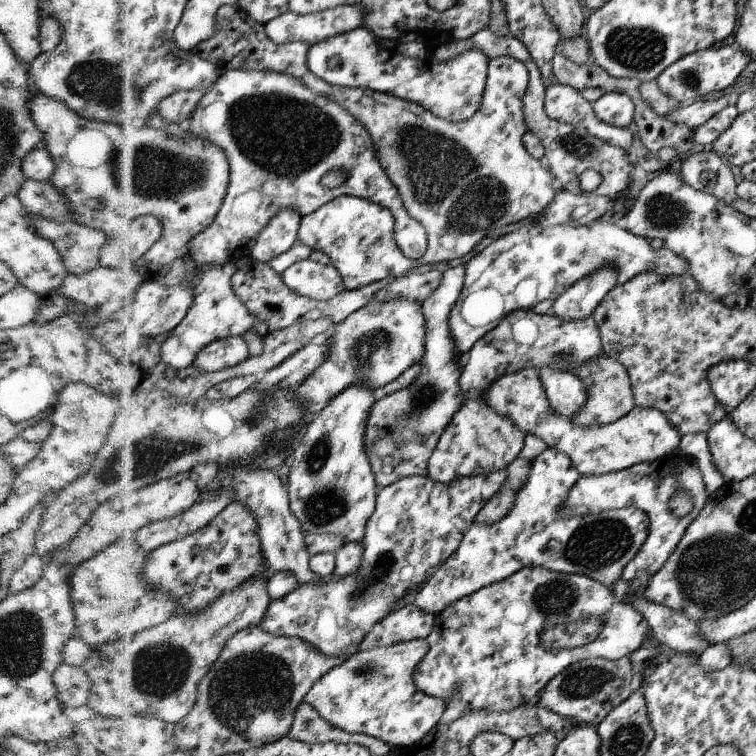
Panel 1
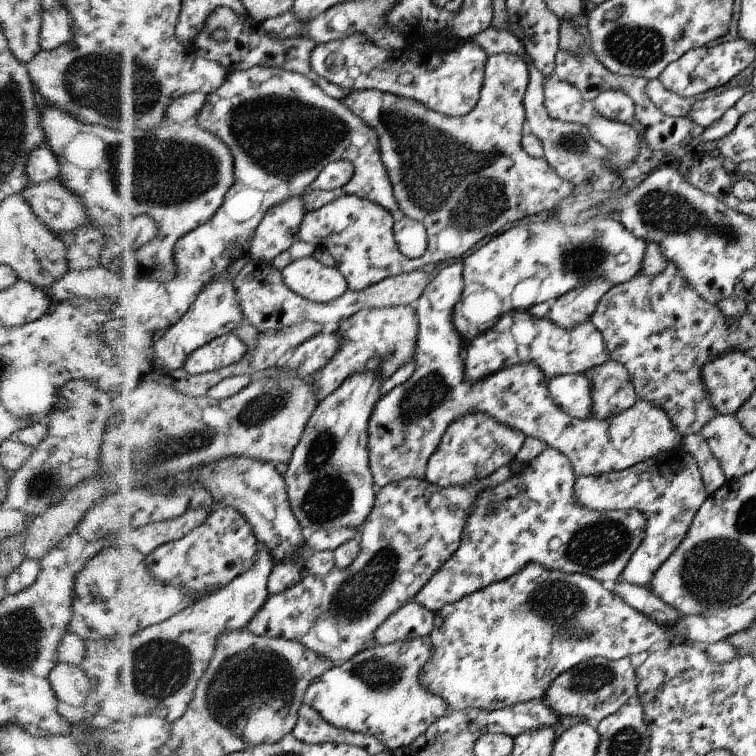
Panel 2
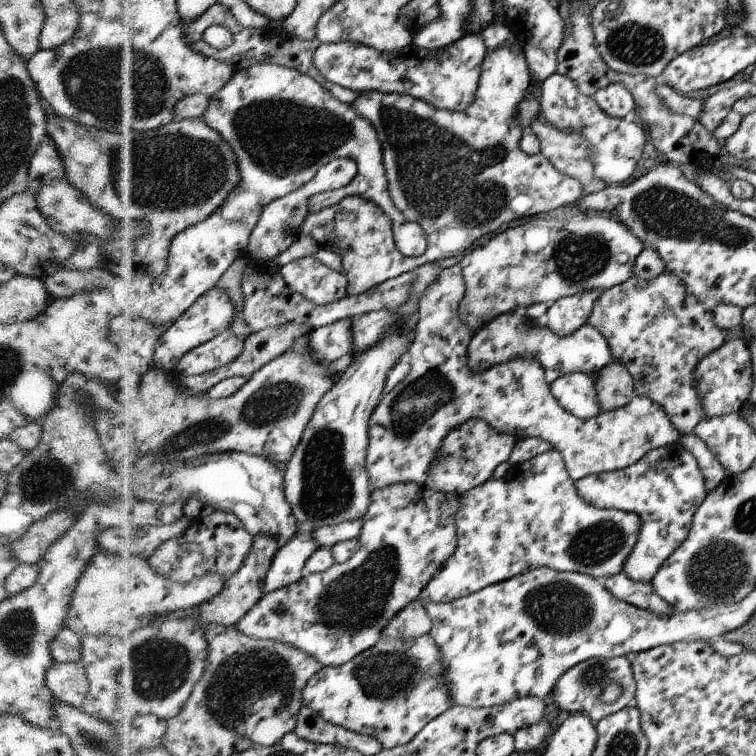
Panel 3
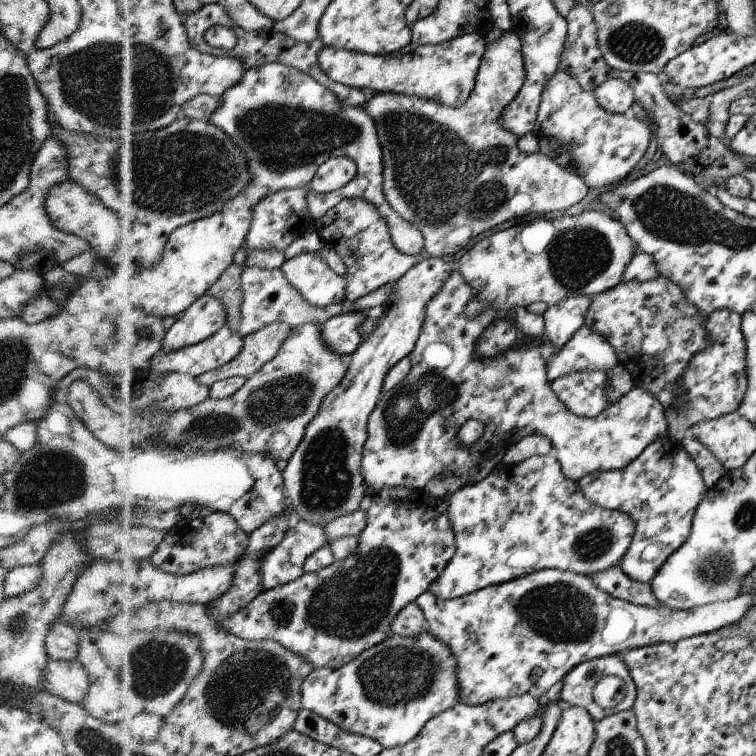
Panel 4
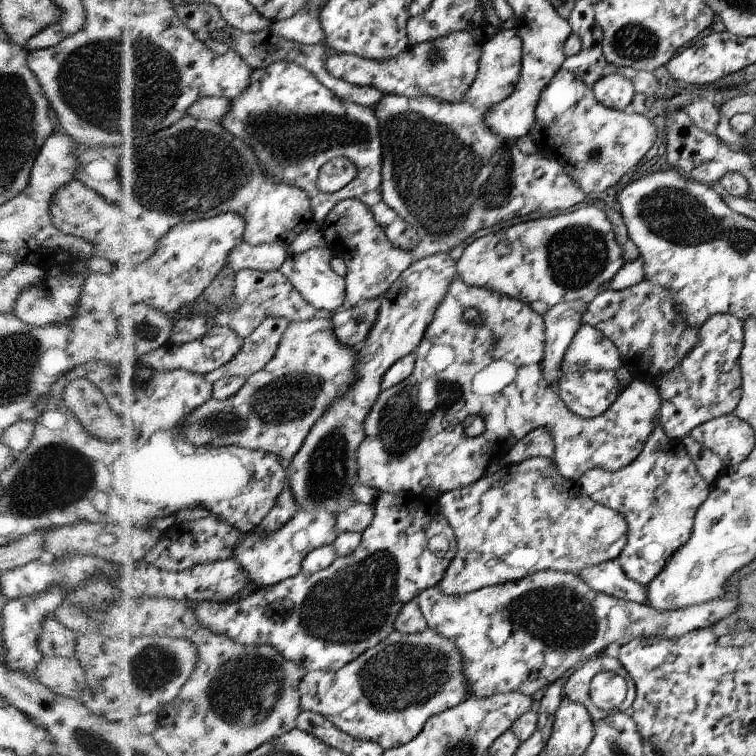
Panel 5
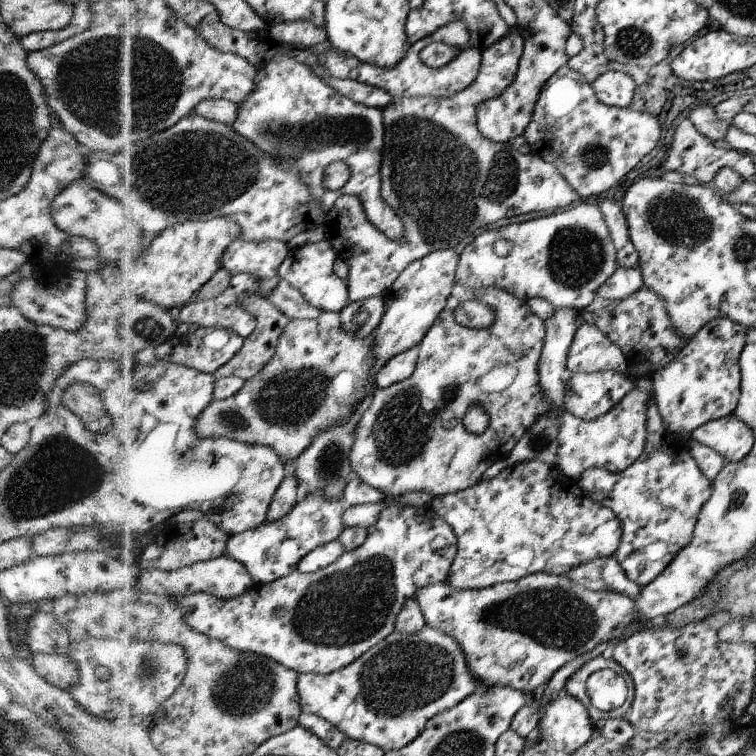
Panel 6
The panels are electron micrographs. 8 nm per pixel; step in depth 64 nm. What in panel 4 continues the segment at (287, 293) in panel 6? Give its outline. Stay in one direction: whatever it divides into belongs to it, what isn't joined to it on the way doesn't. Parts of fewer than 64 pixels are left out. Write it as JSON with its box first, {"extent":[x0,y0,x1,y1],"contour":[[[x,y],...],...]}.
{"extent":[237,266,393,337],"contour":[[[258,266],[242,267],[240,275],[240,290],[242,293],[242,303],[240,306],[240,321],[237,328],[238,334],[248,337],[261,328],[265,328],[273,322],[285,322],[292,328],[307,324],[307,322],[319,322],[319,324],[326,324],[327,320],[339,316],[339,314],[346,314],[347,312],[357,312],[357,310],[365,310],[370,312],[375,306],[387,302],[385,298],[391,296],[391,288],[393,284],[388,284],[381,287],[379,290],[373,290],[373,293],[367,294],[365,298],[361,298],[357,302],[341,302],[327,308],[312,306],[287,280],[287,276],[281,269],[265,270]]]}

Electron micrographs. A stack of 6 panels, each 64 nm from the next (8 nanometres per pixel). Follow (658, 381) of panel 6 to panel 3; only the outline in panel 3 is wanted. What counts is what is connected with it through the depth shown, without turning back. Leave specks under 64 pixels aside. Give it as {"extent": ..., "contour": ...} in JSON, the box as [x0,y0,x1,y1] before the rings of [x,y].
{"extent":[693,303,755,417],"contour":[[[723,303],[711,312],[716,326],[725,330],[728,338],[725,338],[724,345],[713,350],[713,353],[705,354],[696,370],[693,370],[697,394],[700,396],[701,410],[704,411],[705,417],[717,417],[739,412],[744,403],[748,401],[752,391],[752,383],[755,380],[752,379],[751,355],[748,352],[748,346],[740,326],[741,313],[740,307]]]}

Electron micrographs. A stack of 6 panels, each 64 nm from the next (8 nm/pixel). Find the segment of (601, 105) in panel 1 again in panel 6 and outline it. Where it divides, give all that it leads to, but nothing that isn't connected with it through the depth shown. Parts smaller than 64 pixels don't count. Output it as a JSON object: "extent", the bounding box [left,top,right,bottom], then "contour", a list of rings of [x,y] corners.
{"extent":[592,71,636,107],"contour":[[[607,71],[592,83],[596,99],[608,107],[626,107],[631,102],[636,84],[621,71]]]}

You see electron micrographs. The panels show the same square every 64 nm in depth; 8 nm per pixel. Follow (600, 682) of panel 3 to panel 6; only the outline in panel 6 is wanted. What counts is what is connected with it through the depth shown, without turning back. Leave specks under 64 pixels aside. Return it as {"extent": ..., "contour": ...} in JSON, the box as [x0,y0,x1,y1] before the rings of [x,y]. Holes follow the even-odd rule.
{"extent":[563,655,634,723],"contour":[[[597,655],[592,659],[584,662],[584,665],[580,669],[577,669],[566,680],[563,688],[567,695],[571,695],[574,699],[577,699],[580,703],[584,703],[587,708],[588,717],[594,723],[595,721],[605,720],[608,718],[625,718],[627,712],[631,708],[632,698],[634,697],[634,690],[632,685],[631,677],[624,671],[624,667],[620,663],[616,663],[612,658],[605,659],[601,655]],[[601,669],[614,670],[618,675],[623,677],[626,684],[626,699],[623,701],[621,706],[618,706],[612,713],[607,714],[606,712],[599,712],[588,699],[586,688],[584,687],[587,677],[595,671]]]}

